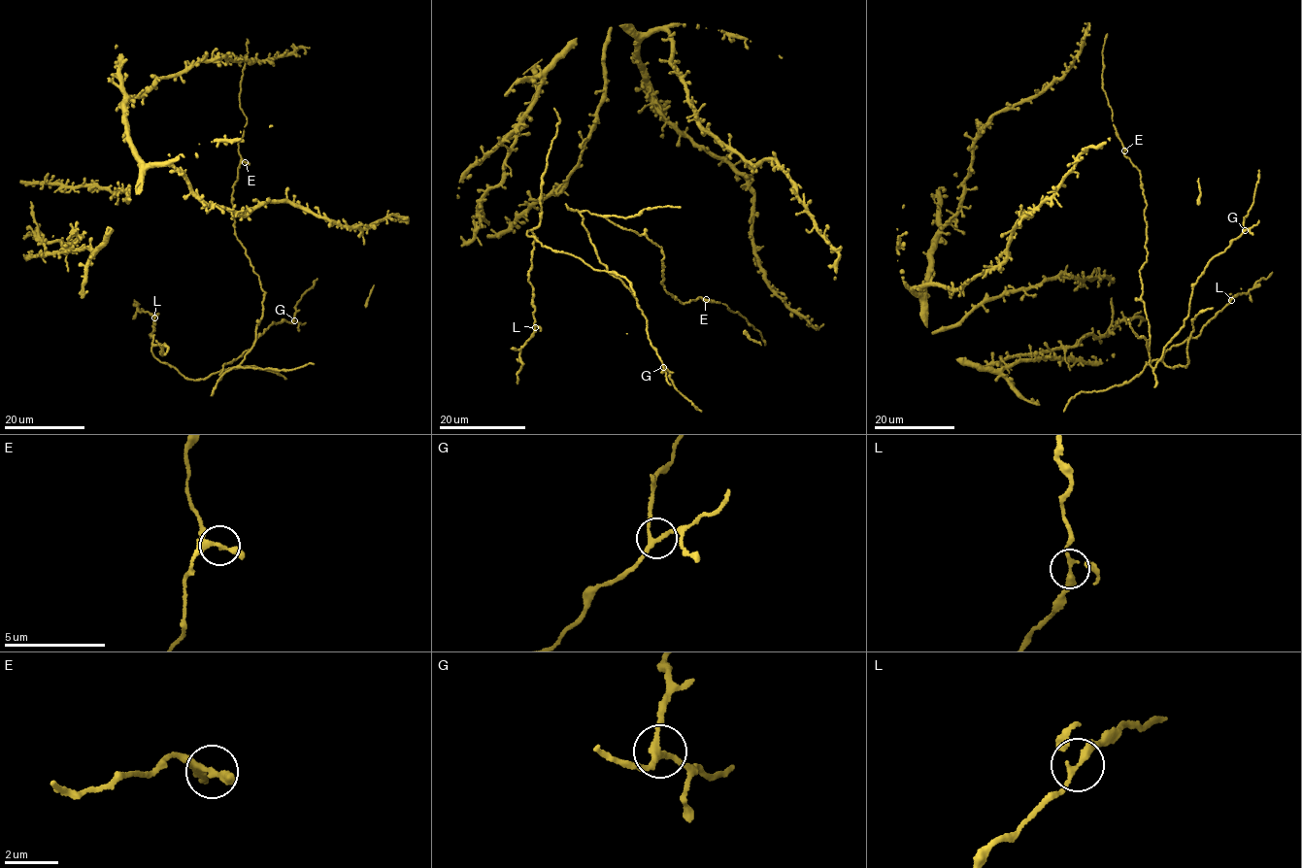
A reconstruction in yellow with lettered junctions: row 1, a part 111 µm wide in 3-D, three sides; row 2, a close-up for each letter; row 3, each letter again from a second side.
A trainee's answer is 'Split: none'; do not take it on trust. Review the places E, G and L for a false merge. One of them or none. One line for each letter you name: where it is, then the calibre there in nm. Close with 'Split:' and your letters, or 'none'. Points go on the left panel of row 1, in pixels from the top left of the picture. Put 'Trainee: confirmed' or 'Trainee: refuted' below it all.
Split: none
Trainee: confirmed

